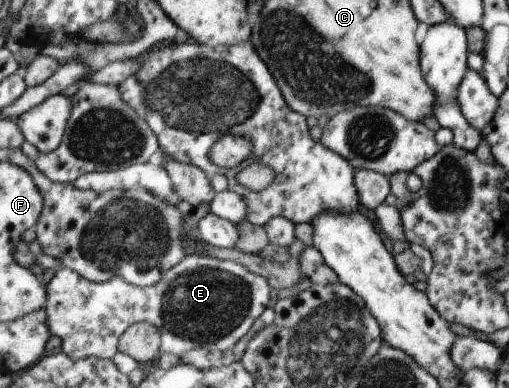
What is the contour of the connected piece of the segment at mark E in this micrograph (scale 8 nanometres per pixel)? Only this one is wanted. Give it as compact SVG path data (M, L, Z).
M202 254L183 257L177 265L163 273L157 283L149 287L132 284L120 275L113 277L111 281L95 283L68 267L56 271L46 286L45 311L50 329L62 339L61 350L75 361L91 356L112 360L118 355L123 333L139 322L149 322L161 331L159 353L181 356L194 348L223 352L233 348L250 331L253 321L261 315L263 309L273 302L273 292L263 277L251 273L239 263Z

